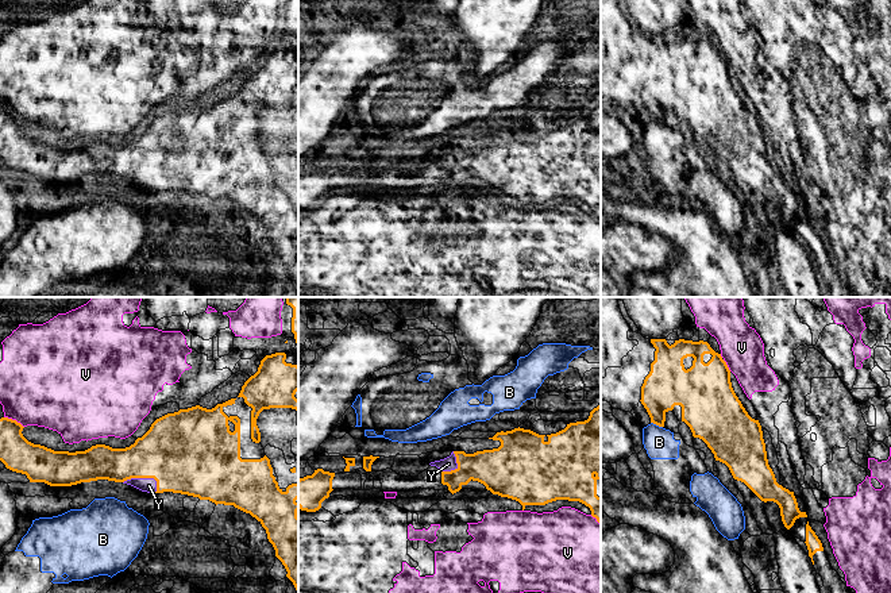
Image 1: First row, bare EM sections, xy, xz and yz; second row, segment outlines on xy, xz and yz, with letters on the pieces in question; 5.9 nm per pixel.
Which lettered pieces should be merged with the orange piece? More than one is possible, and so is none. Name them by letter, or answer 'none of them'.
Y

